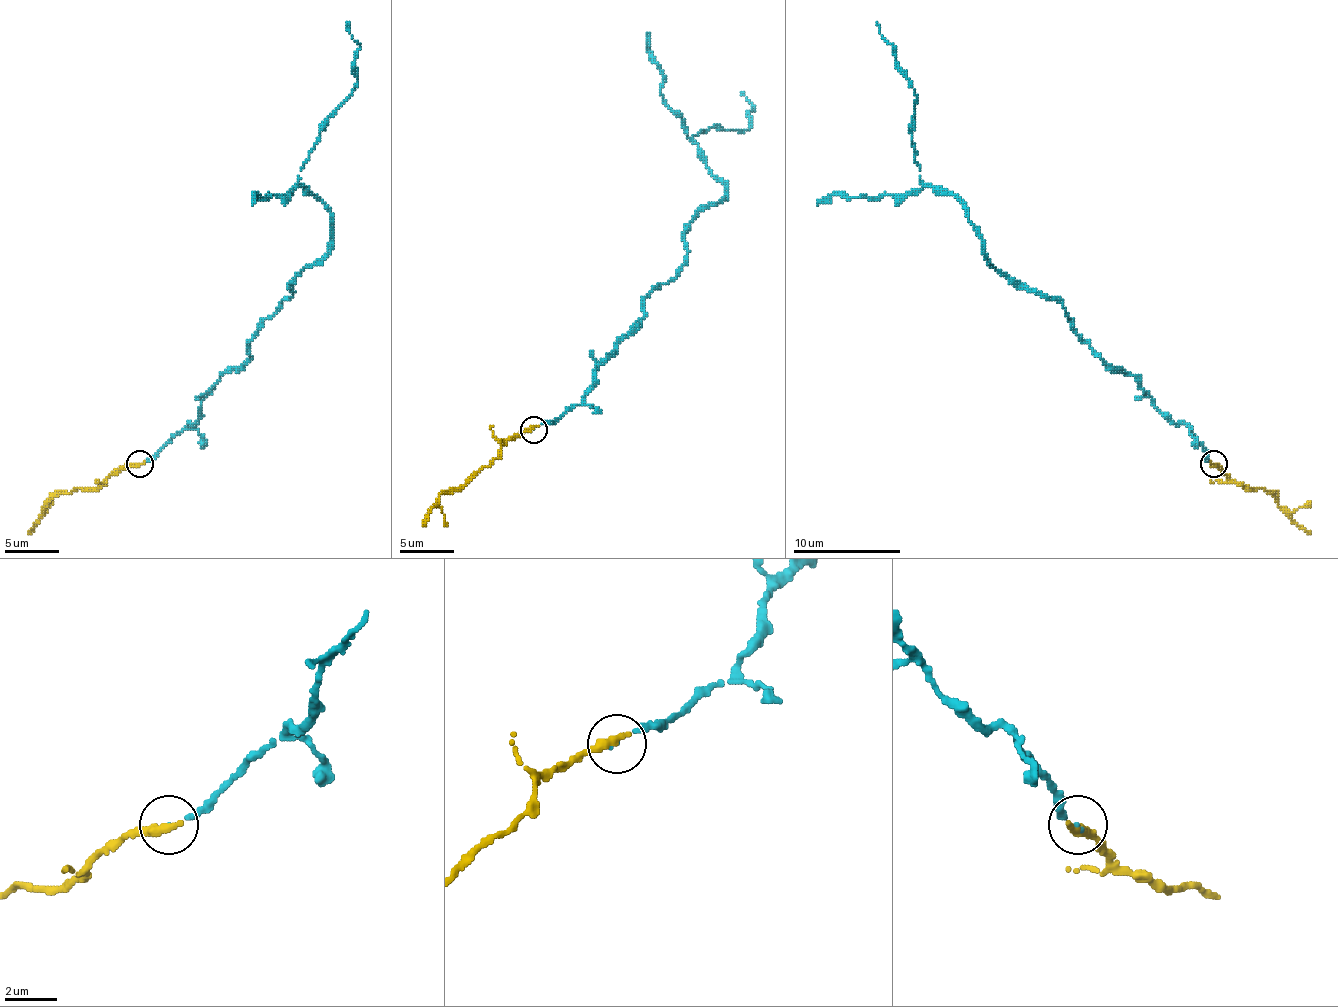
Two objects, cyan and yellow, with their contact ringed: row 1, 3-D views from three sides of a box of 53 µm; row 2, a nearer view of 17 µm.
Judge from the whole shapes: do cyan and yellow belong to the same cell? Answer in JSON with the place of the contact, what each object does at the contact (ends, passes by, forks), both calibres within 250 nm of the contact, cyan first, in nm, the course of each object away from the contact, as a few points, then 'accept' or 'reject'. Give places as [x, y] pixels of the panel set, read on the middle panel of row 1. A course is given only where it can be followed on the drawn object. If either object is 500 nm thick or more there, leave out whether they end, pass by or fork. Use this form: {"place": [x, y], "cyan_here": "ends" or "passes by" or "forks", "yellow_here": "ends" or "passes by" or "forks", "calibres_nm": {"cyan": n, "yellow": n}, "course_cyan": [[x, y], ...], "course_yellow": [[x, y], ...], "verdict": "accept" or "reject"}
{"place": [534, 429], "cyan_here": "ends", "yellow_here": "ends", "calibres_nm": {"cyan": 110, "yellow": 400}, "course_cyan": [[533, 429], [584, 399], [676, 275], [684, 227], [725, 197], [692, 135], [743, 132], [754, 108], [741, 92]], "course_yellow": [[533, 429], [514, 434], [490, 464], [439, 496], [423, 526]], "verdict": "accept"}

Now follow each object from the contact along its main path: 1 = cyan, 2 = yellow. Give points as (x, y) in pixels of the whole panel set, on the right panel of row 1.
1: (1213, 464), (1184, 423), (1084, 340), (1060, 302), (1011, 283), (957, 197), (920, 178), (917, 95), (876, 22)
2: (1213, 464), (1248, 488), (1273, 493), (1281, 507), (1310, 534)

